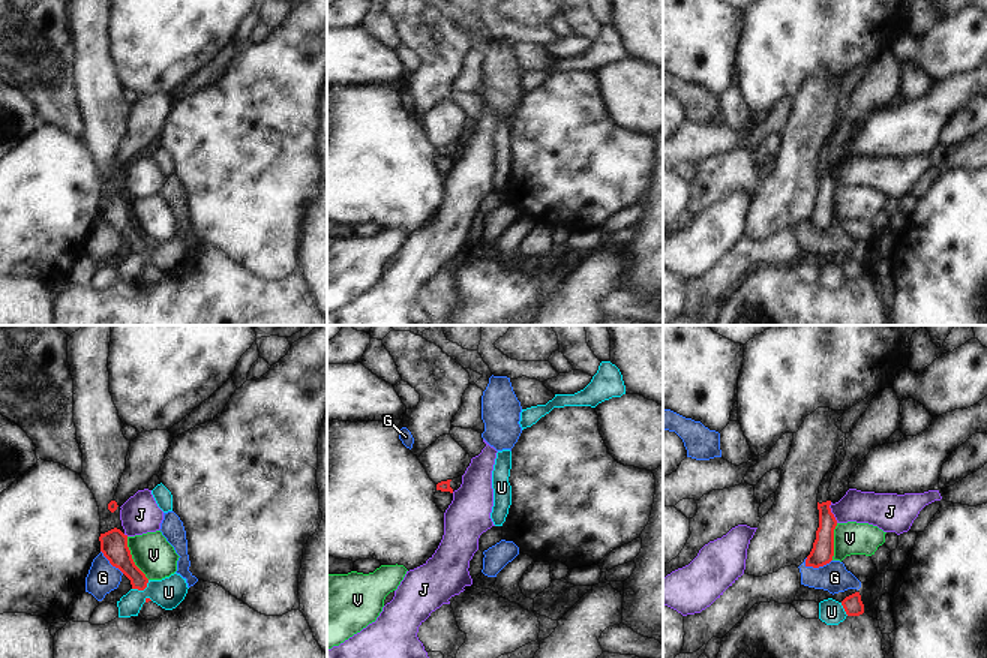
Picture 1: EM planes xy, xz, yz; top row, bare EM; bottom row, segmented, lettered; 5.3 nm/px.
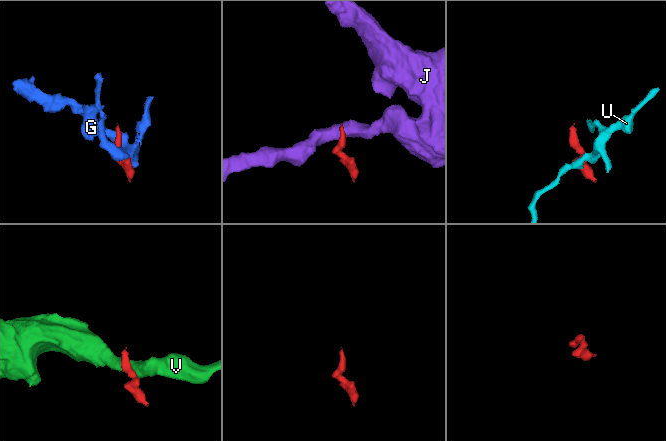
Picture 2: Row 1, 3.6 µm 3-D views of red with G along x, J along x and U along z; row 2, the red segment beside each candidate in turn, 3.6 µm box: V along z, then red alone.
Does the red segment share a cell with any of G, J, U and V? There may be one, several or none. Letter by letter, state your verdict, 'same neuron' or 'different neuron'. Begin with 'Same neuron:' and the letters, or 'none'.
Same neuron: none
G: different neuron
J: different neuron
U: different neuron
V: different neuron

